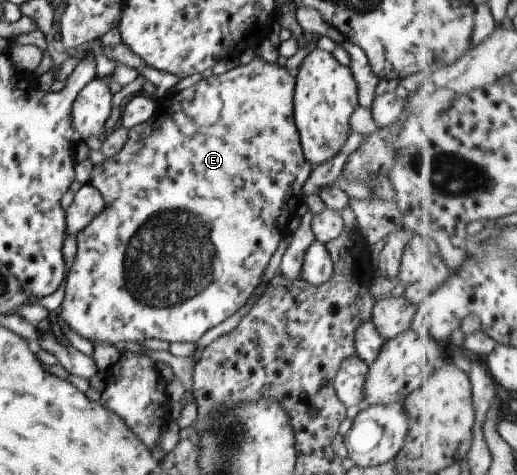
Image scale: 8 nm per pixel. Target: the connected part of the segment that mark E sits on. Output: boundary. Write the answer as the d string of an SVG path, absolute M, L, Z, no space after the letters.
M256 56L248 64L238 64L227 69L224 74L212 74L186 89L170 92L173 96L171 99L174 99L172 107L166 108L158 104L154 114L146 122L129 128L128 140L122 146L122 150L116 156L105 157L100 164L92 165L88 182L94 190L100 192L103 209L75 236L76 252L68 268L63 300L52 317L60 318L66 328L70 328L72 332L76 332L78 336L92 343L98 341L109 345L116 342L141 343L146 338L158 338L168 343L190 342L192 344L206 330L224 322L228 316L232 316L240 306L243 306L252 290L258 285L268 260L286 235L283 221L301 211L302 185L306 182L312 168L304 160L304 154L300 148L300 136L292 118L295 82L294 73L288 72L284 66L279 66L276 62L268 64Z

